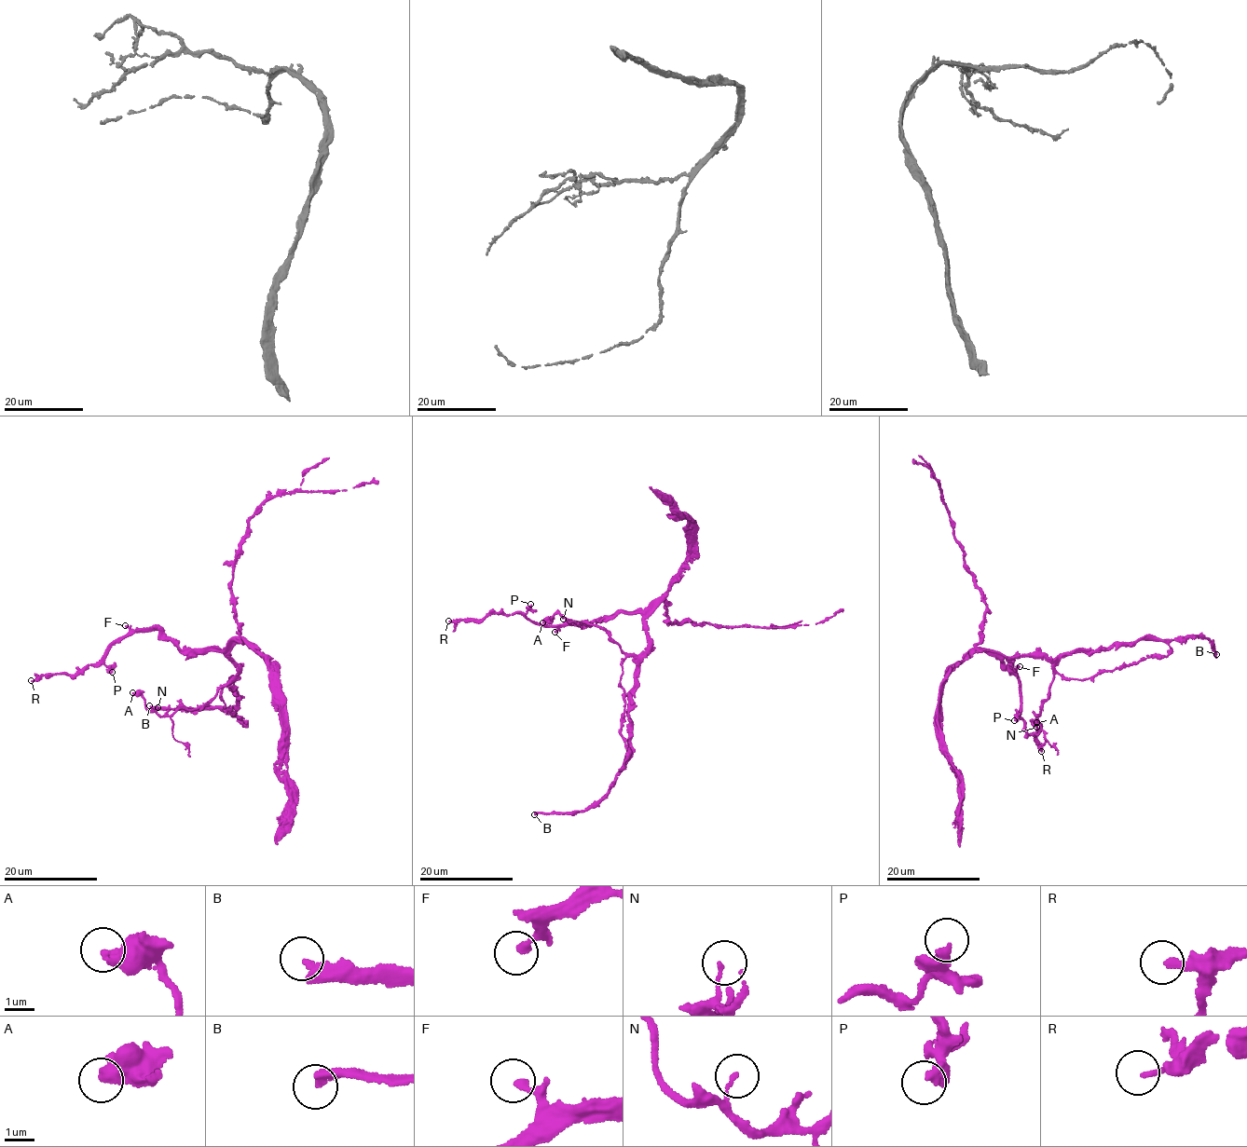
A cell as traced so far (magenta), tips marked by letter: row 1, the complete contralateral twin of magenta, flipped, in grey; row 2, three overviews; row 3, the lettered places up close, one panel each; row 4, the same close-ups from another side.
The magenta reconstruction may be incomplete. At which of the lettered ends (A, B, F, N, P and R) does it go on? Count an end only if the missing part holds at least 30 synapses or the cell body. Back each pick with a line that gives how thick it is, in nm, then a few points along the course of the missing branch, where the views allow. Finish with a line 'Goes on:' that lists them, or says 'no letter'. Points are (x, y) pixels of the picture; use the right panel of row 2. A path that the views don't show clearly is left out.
B: Thickness 300 nm. Course of what is missing: (1216, 654), (1221, 672), (1219, 687), (1230, 712), (1228, 734), (1169, 798)
R: Thickness 200 nm
Goes on: B, R

